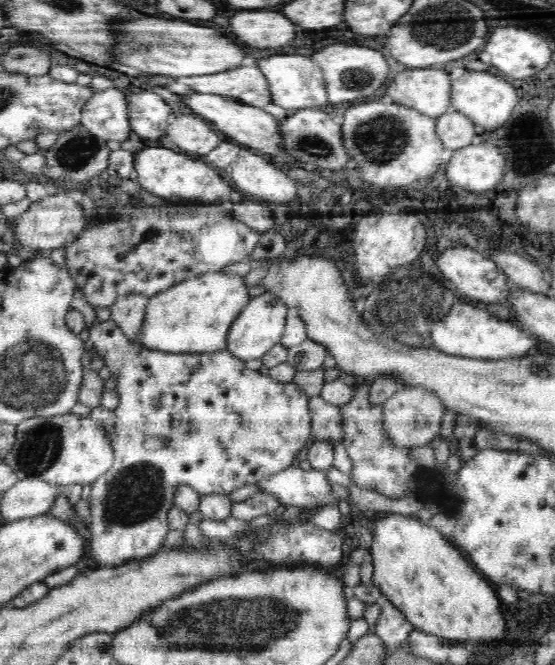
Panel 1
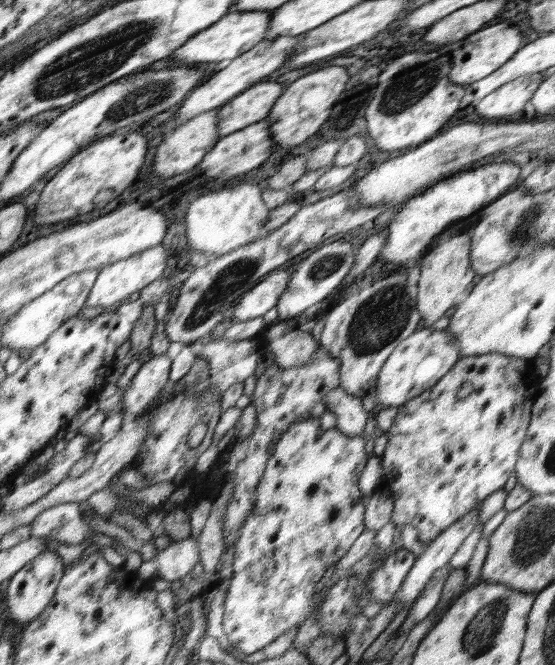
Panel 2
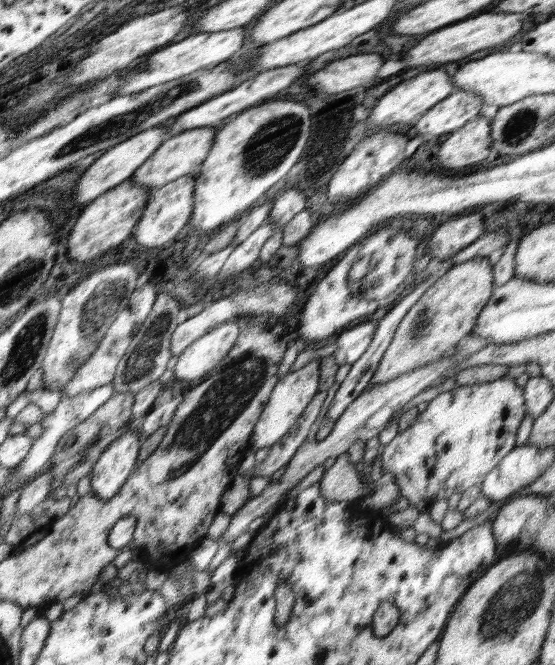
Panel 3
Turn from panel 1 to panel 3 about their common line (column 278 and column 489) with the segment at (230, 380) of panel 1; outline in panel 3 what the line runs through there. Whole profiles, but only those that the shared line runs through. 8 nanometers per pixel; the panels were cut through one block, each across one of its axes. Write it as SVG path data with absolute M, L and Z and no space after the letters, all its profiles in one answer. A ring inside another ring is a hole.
M507 376L500 377L494 381L478 384L459 386L450 391L438 394L431 402L428 402L428 407L424 412L417 416L415 422L402 433L398 433L394 439L381 448L383 472L390 471L395 476L395 483L401 488L401 497L409 500L409 506L413 507L421 500L428 499L430 505L437 499L450 498L454 492L464 492L474 484L481 484L484 477L490 472L499 462L510 452L516 444L516 433L524 416L527 415L526 401L524 401L523 389L515 383L516 378L508 378Z

